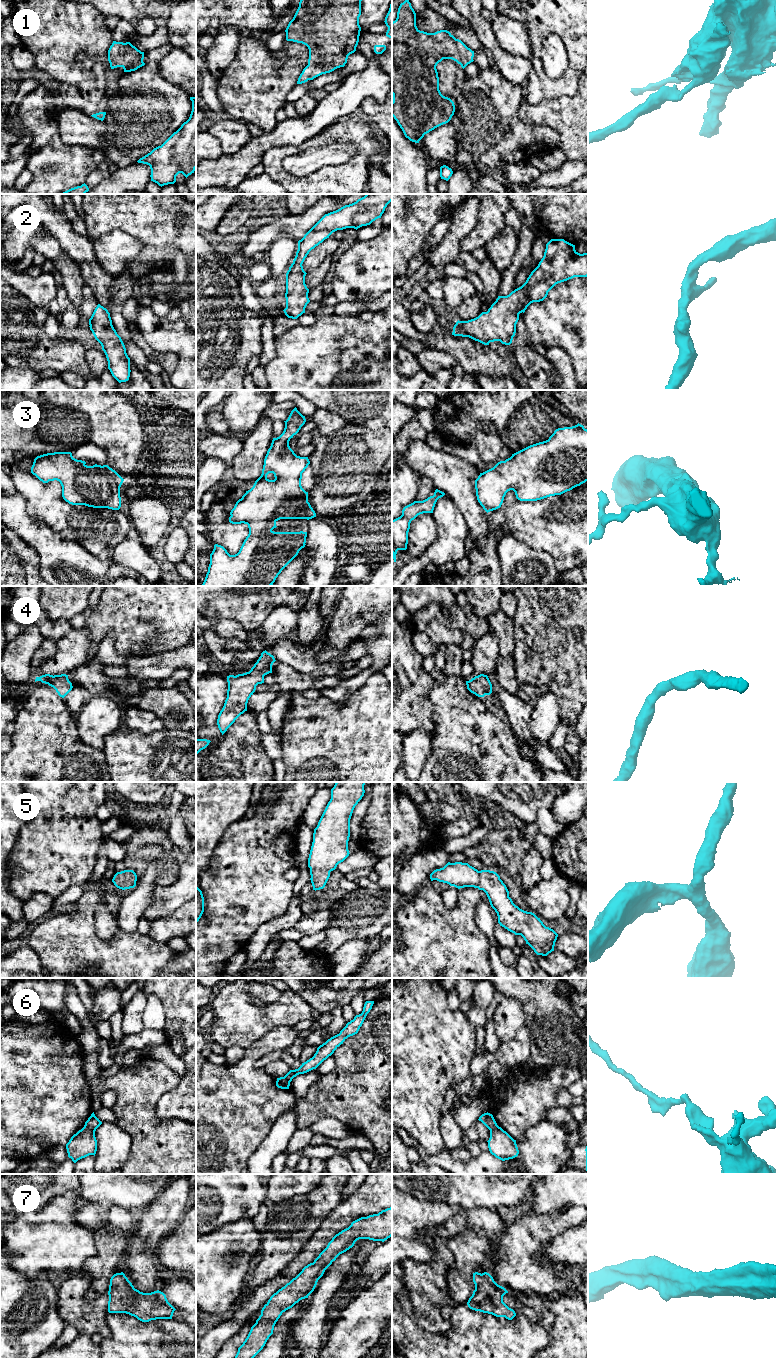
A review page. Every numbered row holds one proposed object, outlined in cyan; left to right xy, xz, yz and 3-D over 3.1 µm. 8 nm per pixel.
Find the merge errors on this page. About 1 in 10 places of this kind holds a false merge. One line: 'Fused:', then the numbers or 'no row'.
Fused: 6

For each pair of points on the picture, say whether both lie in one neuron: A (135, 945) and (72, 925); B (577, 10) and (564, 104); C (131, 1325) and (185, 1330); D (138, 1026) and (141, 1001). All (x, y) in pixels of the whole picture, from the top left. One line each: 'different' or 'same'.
A: same
B: different
C: same
D: same

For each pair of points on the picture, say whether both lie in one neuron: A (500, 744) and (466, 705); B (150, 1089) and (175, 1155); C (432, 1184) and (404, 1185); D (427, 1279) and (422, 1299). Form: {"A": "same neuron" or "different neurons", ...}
{"A": "same neuron", "B": "same neuron", "C": "same neuron", "D": "same neuron"}

